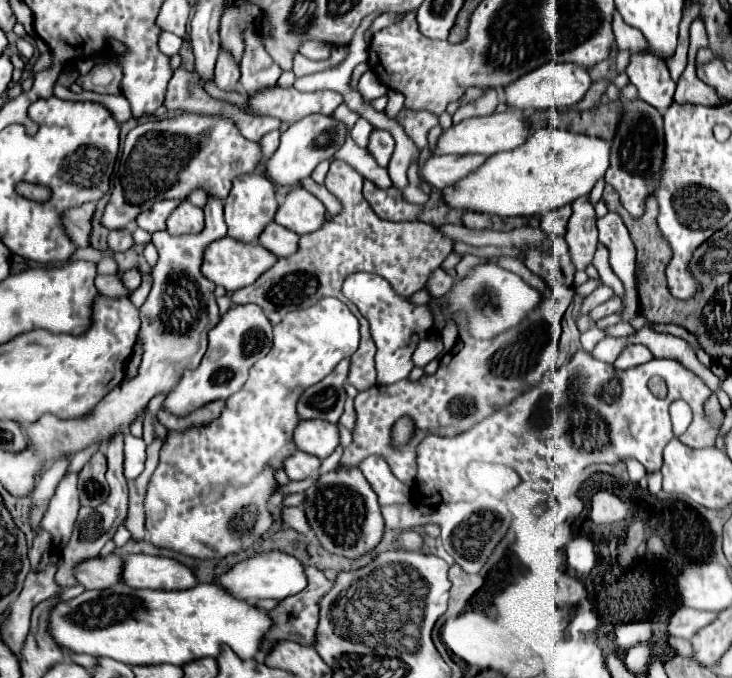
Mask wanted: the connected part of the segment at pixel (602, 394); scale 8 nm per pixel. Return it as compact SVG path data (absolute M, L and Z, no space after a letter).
M578 350L564 366L560 366L552 376L544 378L540 384L532 386L528 392L518 396L512 404L500 408L468 432L454 438L428 436L418 446L418 478L416 478L416 494L418 504L434 506L440 502L468 502L468 490L460 494L460 484L466 484L466 468L474 460L482 462L498 462L512 466L520 478L522 486L532 486L534 490L544 490L554 494L562 490L566 482L574 480L584 468L592 464L618 464L626 458L638 460L646 472L660 472L663 464L663 450L674 438L672 422L668 414L668 406L674 400L684 400L690 404L694 412L694 420L688 430L680 436L680 440L690 448L714 446L716 430L706 424L702 414L702 402L710 396L710 388L688 368L684 368L676 360L654 358L642 366L630 370L616 370L612 364L596 360L590 352Z

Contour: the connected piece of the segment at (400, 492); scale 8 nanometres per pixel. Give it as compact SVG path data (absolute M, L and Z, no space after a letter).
M370 456L366 458L366 462L362 462L360 466L362 474L366 476L366 480L370 482L372 490L378 494L378 502L380 506L388 506L388 504L410 504L414 500L414 492L410 486L406 486L404 482L400 482L384 456Z

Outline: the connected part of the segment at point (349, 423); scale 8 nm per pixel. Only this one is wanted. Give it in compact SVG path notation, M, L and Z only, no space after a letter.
M352 398L346 400L346 408L344 408L344 414L342 414L342 418L340 418L340 424L342 424L344 428L348 428L350 432L354 432L354 428L356 428L356 410L354 410L354 406L352 406Z

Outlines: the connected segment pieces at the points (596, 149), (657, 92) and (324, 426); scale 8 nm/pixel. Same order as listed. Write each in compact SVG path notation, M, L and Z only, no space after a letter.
M540 128L518 150L494 154L474 174L444 190L446 204L462 210L508 216L548 214L586 196L610 168L612 144L586 134Z
M636 54L630 58L626 74L638 88L640 98L656 110L664 112L674 102L676 82L670 78L670 72L662 60L650 54Z
M302 420L294 432L294 442L298 450L324 460L340 446L340 432L338 426L328 420Z

